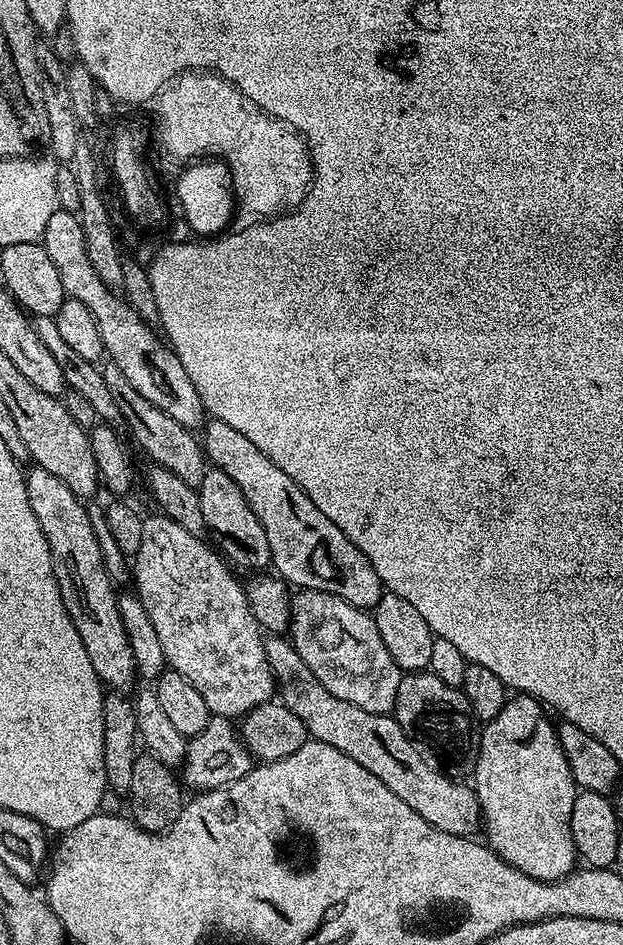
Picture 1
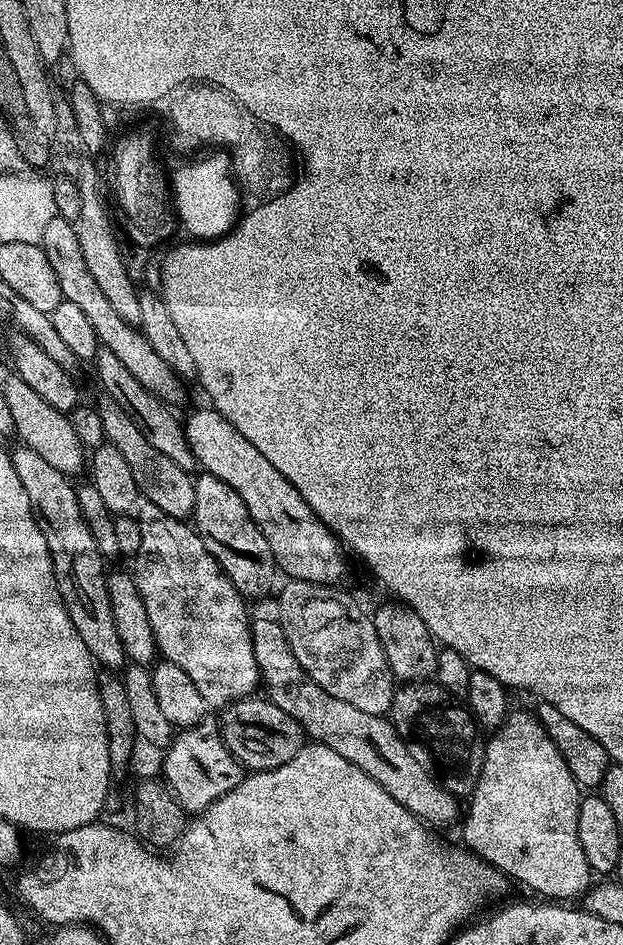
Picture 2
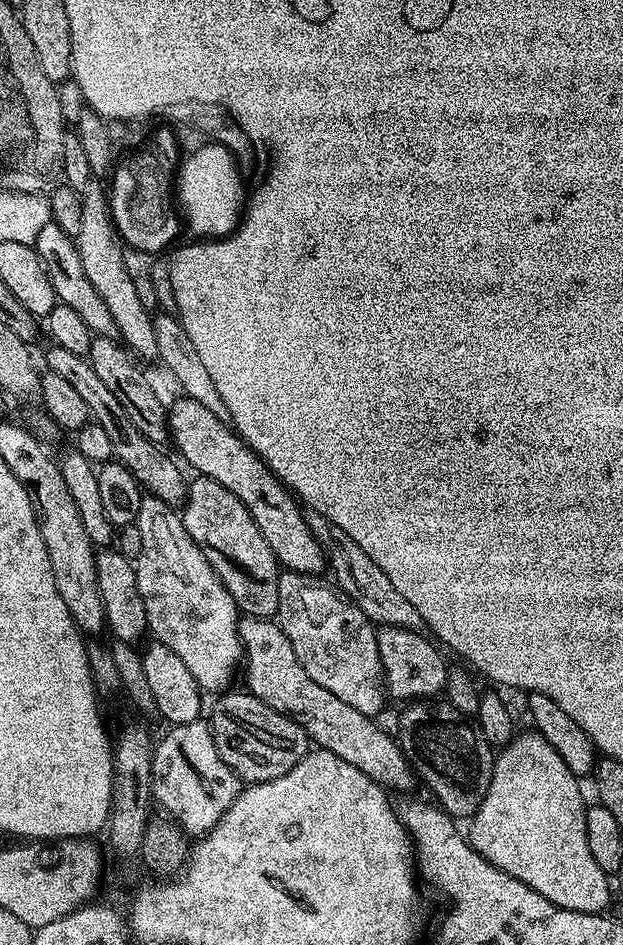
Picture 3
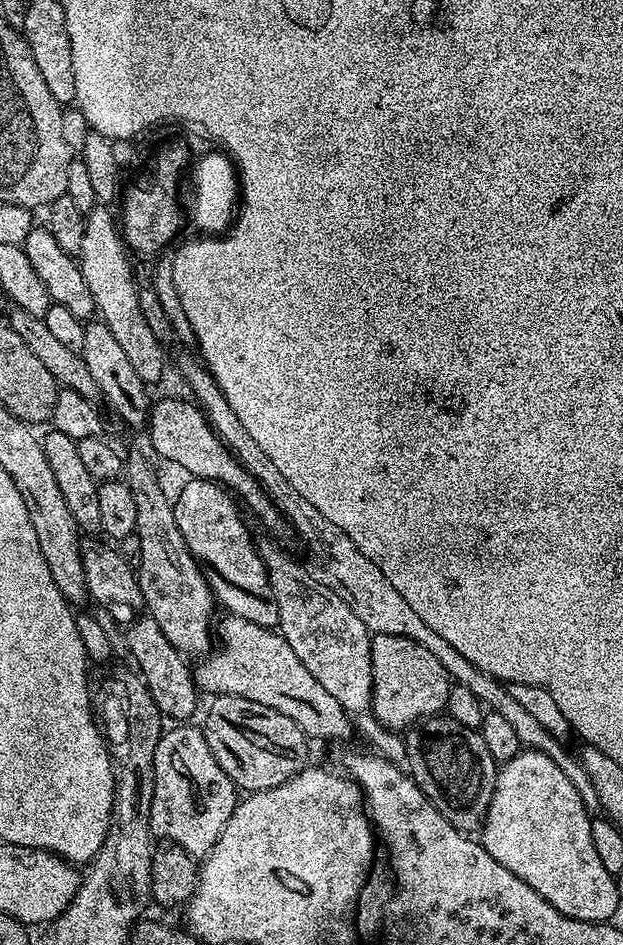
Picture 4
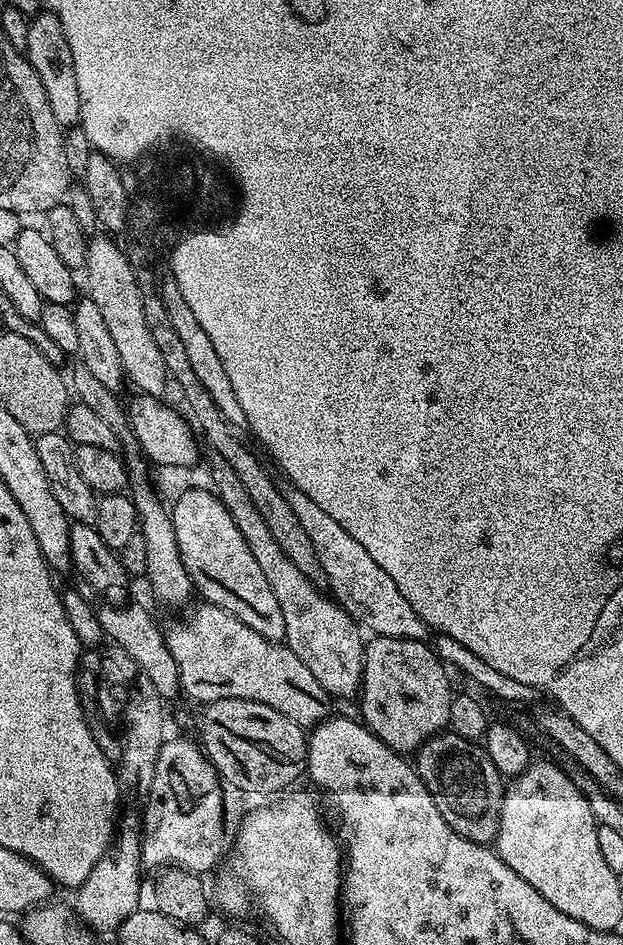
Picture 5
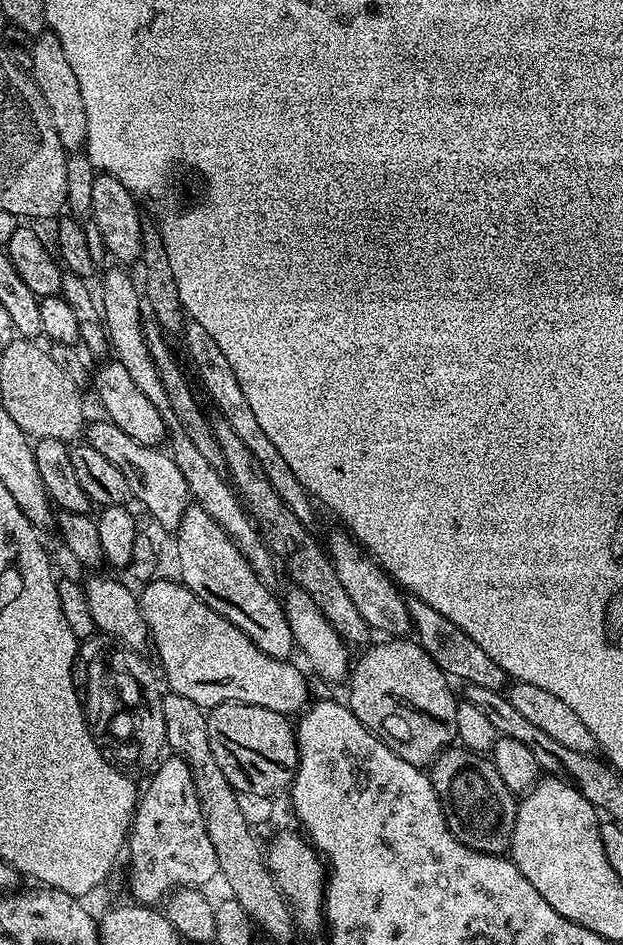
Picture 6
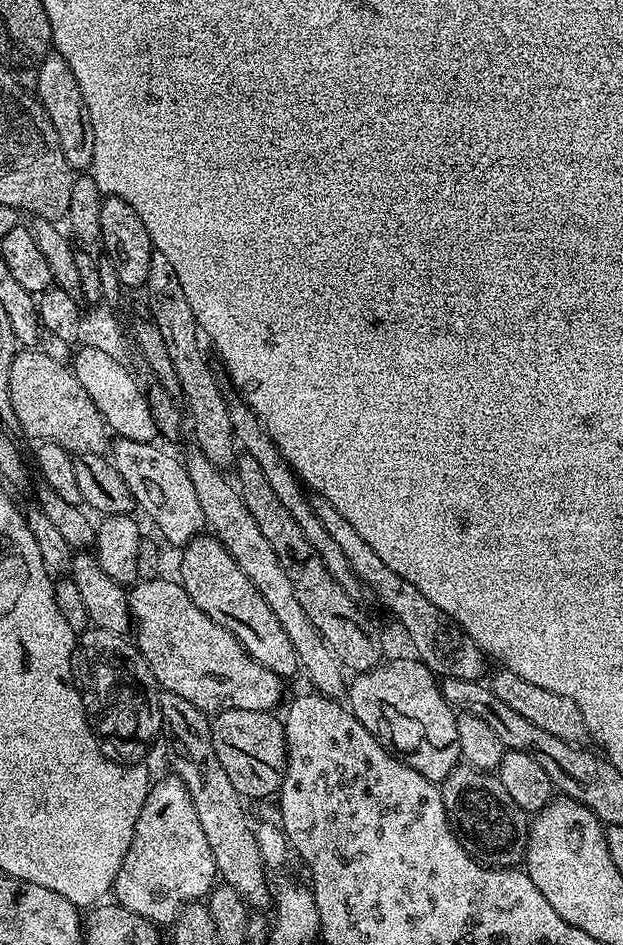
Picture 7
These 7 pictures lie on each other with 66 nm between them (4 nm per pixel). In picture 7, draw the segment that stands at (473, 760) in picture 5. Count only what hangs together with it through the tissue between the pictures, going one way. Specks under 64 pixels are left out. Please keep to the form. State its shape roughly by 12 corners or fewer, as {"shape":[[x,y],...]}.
{"shape":[[461,762],[439,789],[485,865],[525,859],[529,813],[495,771]]}

